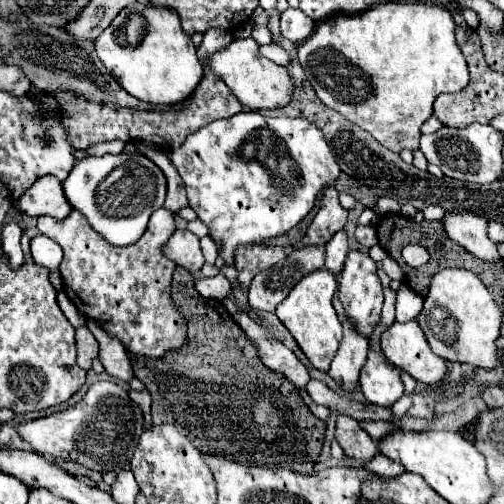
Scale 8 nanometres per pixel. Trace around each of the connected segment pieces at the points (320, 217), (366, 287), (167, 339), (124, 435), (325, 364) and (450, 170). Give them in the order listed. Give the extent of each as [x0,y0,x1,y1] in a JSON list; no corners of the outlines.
[[307,186,347,244],[339,250,383,336],[37,208,185,358],[17,380,143,472],[277,268,341,372],[421,124,503,184]]

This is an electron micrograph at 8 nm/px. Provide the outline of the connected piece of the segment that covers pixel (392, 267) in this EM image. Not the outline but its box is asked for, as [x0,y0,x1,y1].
[381,258,403,280]

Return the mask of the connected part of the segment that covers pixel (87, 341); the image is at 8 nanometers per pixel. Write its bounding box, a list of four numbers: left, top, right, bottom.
[75,326,99,370]

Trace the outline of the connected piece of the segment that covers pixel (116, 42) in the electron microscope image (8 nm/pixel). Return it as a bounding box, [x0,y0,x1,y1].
[95,4,203,104]

